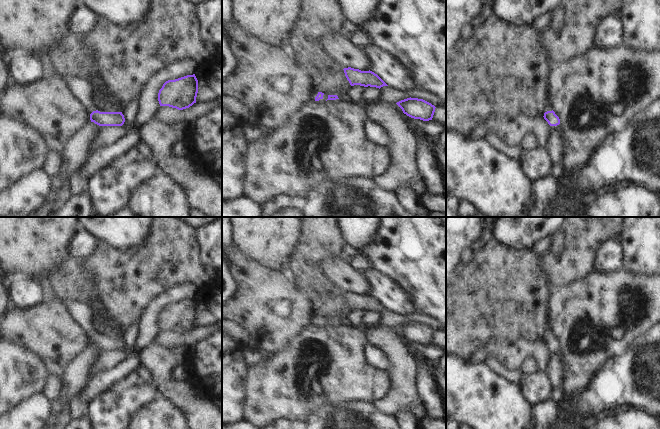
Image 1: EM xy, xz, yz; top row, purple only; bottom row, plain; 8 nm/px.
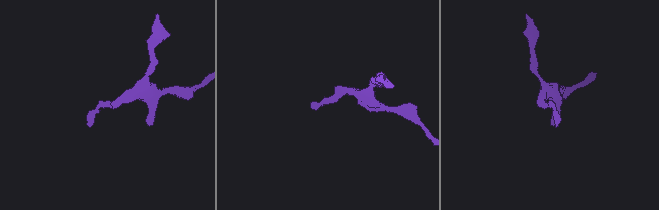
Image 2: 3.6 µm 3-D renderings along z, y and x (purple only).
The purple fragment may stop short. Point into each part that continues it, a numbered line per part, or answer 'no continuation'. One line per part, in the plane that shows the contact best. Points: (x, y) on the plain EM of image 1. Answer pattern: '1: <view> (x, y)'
1: xy (82, 313)

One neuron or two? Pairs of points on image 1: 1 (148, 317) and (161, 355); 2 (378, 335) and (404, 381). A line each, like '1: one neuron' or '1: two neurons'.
1: two neurons
2: one neuron

